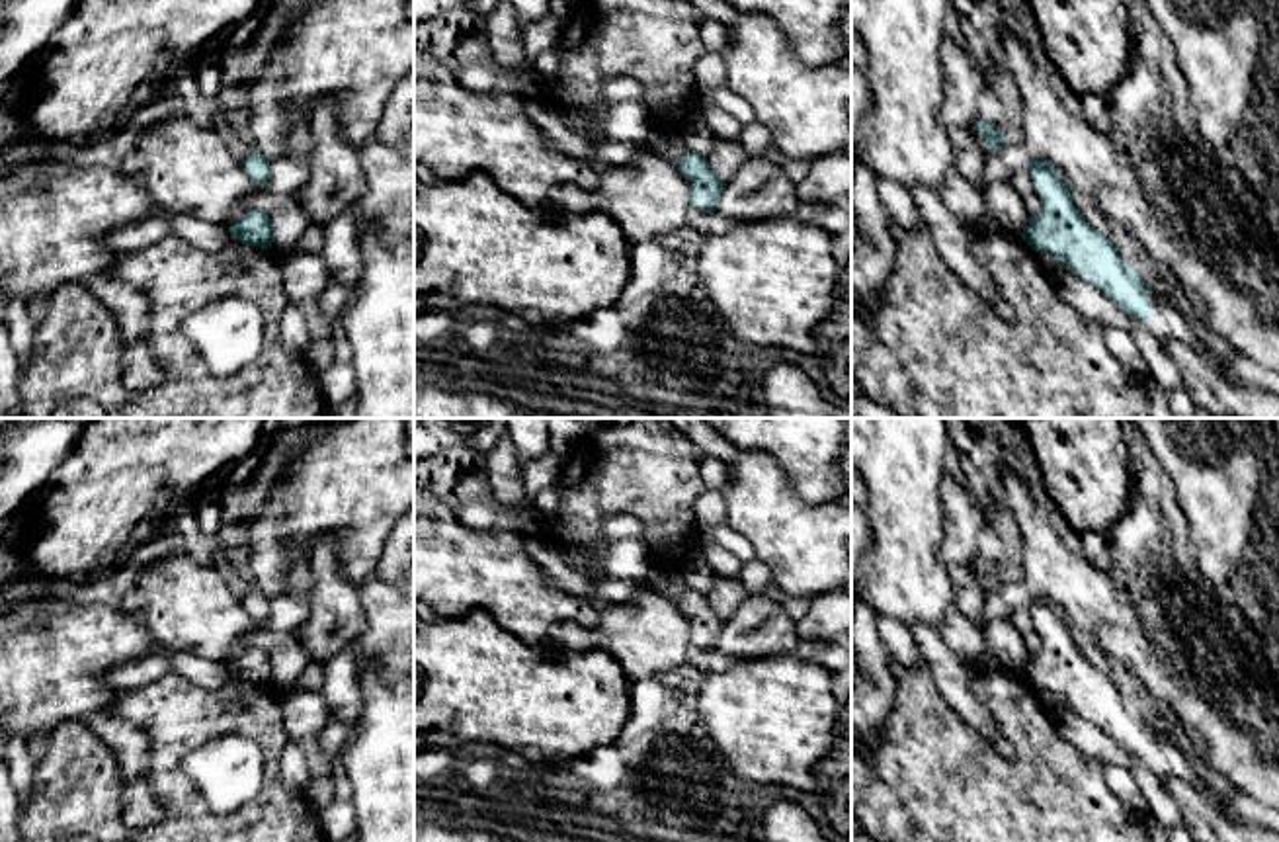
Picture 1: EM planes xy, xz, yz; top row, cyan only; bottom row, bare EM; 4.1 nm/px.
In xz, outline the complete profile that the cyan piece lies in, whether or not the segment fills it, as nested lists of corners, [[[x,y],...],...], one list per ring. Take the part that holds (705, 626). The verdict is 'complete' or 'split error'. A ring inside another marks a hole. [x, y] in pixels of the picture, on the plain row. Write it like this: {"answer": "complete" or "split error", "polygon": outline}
{"answer": "complete", "polygon": [[[685,590],[676,604],[689,619],[689,643],[701,651],[715,649],[724,621],[709,606],[707,596]]]}

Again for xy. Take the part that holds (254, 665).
{"answer": "complete", "polygon": [[[258,647],[244,651],[234,662],[228,664],[232,676],[268,688],[271,686],[271,656]]]}

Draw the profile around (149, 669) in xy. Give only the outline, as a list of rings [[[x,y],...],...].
[[[150,653],[111,668],[103,680],[117,692],[125,694],[148,684],[158,684],[164,674],[172,672],[172,662],[166,654]]]

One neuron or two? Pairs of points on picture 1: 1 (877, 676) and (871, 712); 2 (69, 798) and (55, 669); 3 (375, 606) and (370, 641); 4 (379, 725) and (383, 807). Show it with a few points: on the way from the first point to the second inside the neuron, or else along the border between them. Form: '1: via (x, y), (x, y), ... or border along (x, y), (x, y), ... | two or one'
1: via (873, 684), (871, 704) | one
2: border along (47, 739), (65, 721), (82, 721), (104, 743) | two
3: via (375, 614), (375, 633) | one
4: via (383, 745), (383, 788) | one

